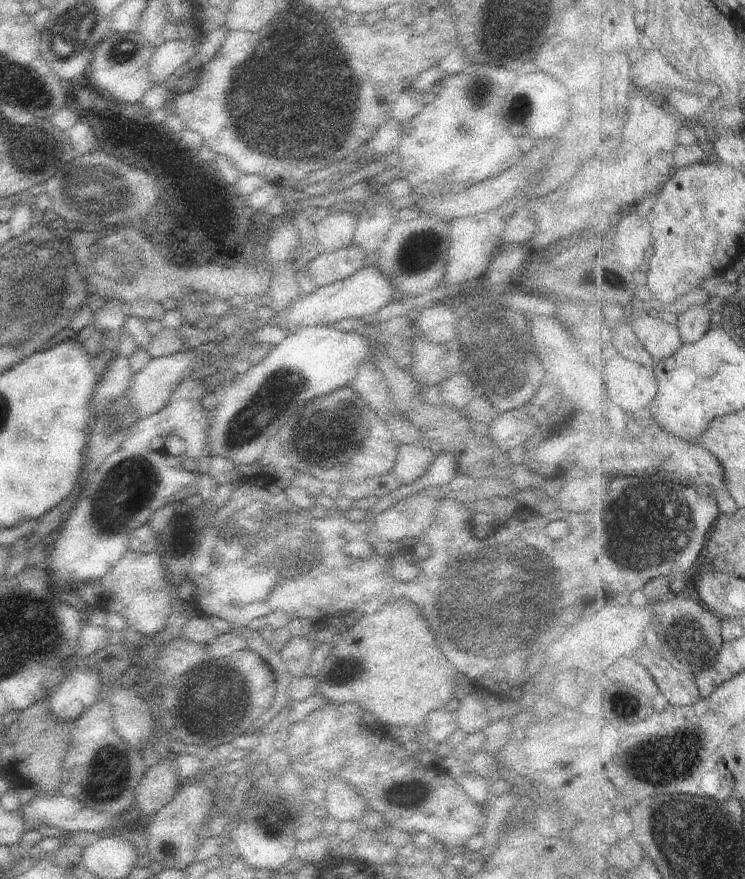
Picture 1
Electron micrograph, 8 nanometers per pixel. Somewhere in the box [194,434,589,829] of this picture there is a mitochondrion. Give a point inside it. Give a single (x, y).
(473, 597)

